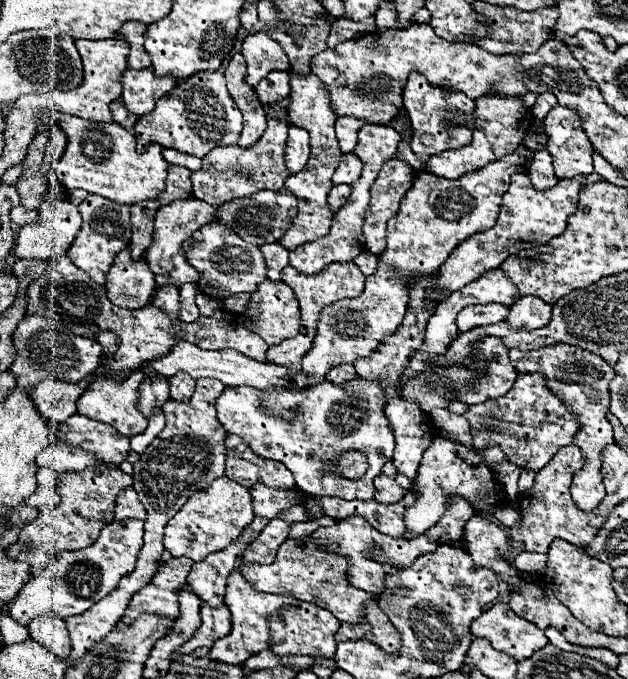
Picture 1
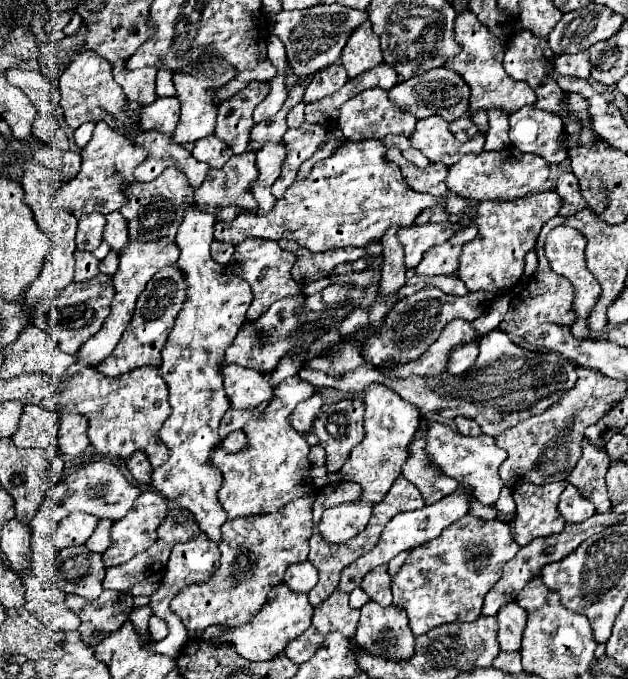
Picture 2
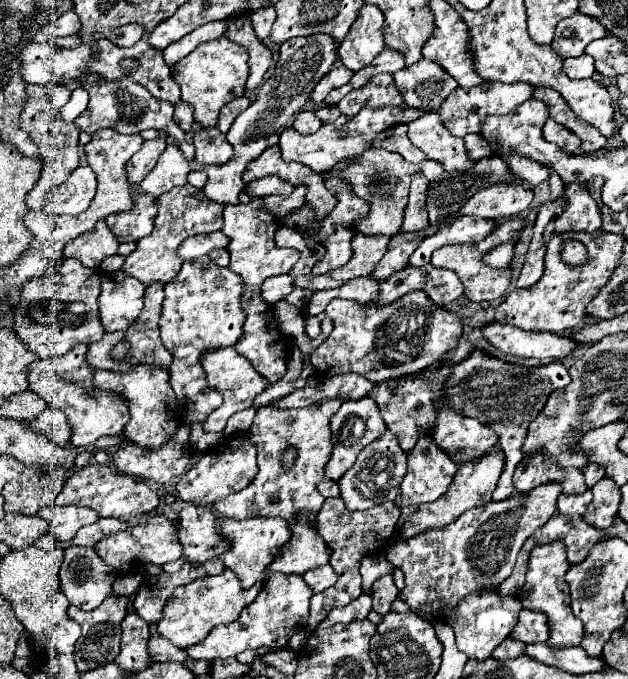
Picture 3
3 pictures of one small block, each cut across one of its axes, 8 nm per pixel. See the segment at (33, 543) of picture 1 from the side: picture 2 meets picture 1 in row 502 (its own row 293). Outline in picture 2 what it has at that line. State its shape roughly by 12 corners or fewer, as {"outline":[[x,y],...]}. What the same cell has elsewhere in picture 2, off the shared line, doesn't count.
{"outline":[[112,278],[70,282],[32,324],[76,354],[110,314]]}

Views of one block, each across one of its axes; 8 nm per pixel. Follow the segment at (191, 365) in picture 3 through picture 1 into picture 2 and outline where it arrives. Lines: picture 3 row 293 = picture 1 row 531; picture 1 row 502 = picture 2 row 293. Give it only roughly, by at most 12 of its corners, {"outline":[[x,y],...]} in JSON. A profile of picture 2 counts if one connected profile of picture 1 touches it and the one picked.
{"outline":[[186,206],[186,300],[162,348],[170,460],[152,486],[220,542],[210,464],[230,402],[222,356],[250,284],[210,258],[216,218]]}

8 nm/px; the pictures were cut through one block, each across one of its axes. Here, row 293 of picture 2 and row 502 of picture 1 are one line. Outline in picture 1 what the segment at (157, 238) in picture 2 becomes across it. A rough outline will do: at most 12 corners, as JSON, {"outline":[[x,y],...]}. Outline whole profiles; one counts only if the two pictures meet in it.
{"outline":[[122,490],[116,498],[114,518],[146,518],[136,490]]}

